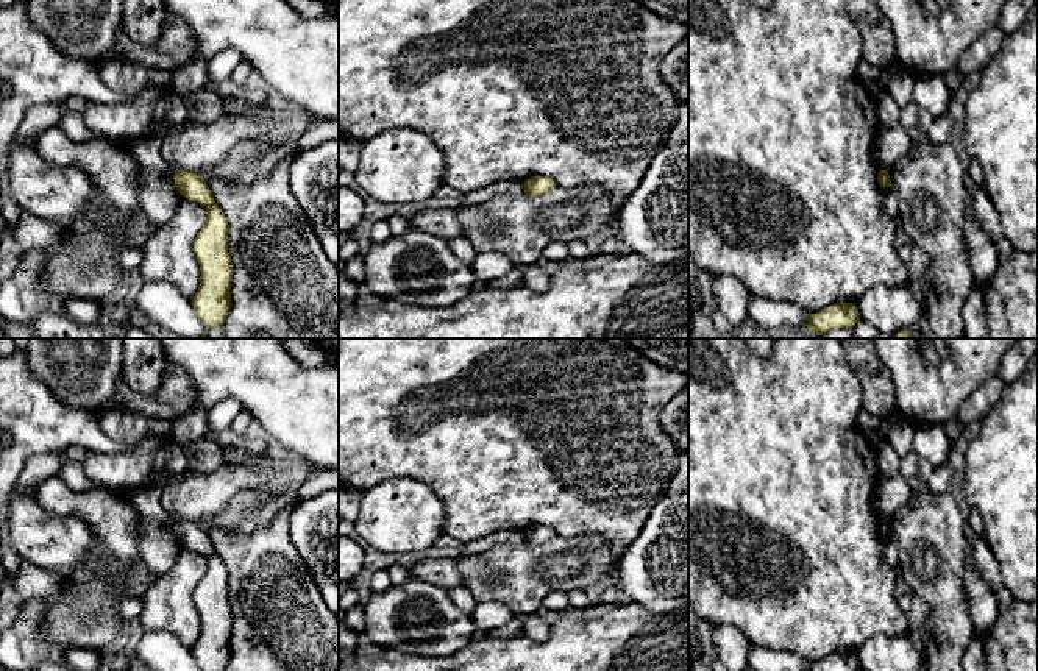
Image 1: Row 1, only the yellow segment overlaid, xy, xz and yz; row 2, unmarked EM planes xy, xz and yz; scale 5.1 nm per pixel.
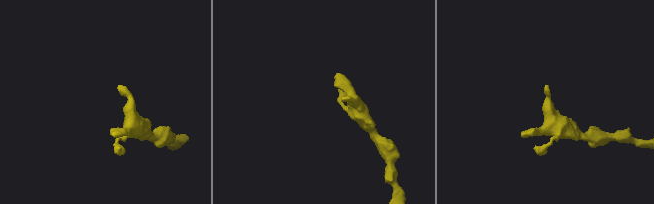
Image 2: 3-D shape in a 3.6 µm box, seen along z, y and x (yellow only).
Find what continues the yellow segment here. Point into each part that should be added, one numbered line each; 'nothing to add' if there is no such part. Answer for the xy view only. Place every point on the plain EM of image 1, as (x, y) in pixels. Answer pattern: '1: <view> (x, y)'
nothing to add

